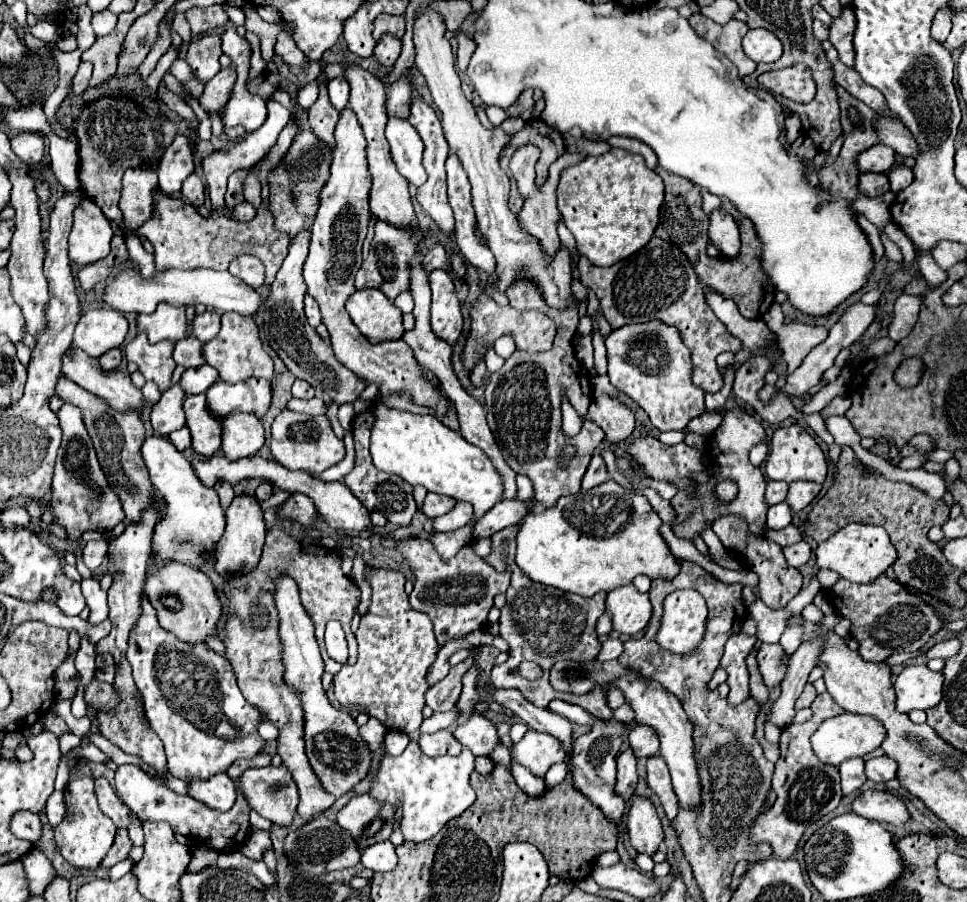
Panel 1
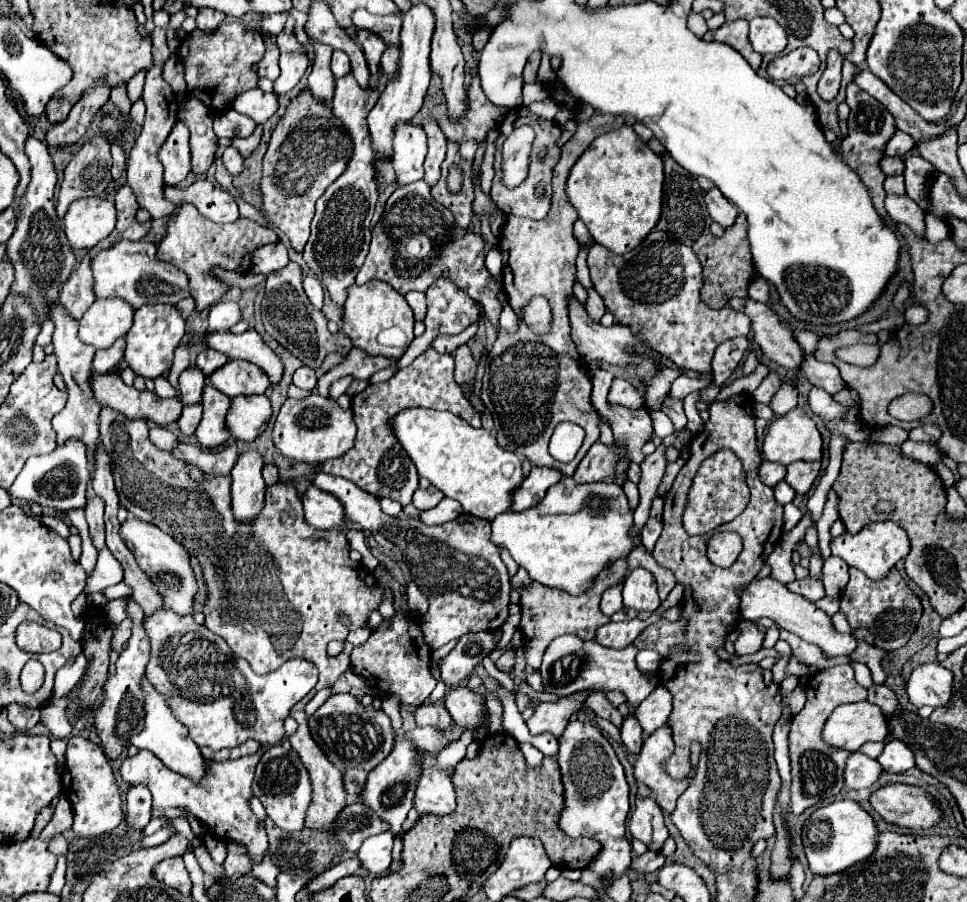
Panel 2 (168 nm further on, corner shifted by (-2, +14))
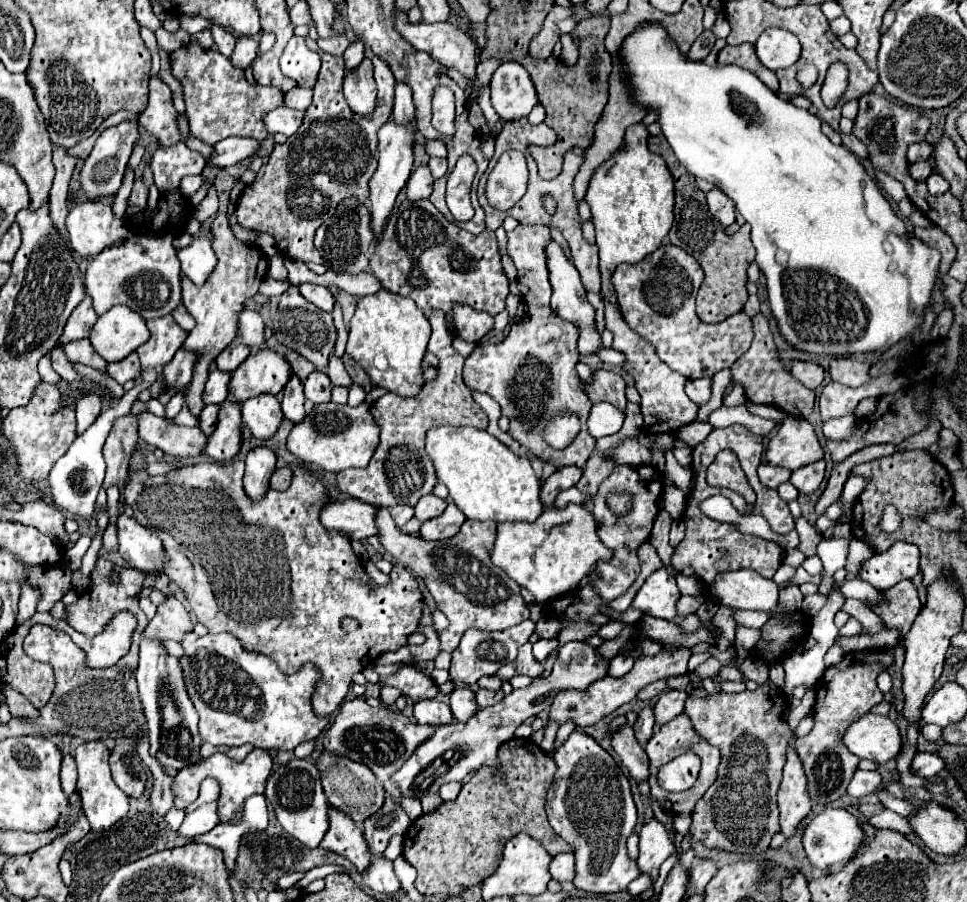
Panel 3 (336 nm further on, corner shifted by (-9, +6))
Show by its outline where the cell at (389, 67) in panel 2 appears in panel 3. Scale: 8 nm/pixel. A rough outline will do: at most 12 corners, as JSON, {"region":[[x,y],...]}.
{"region":[[396,82],[394,120],[398,124],[414,120],[412,90]]}

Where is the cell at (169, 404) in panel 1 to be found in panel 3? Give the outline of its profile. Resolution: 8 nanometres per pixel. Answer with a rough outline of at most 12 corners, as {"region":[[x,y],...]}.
{"region":[[210,372],[202,402],[228,398],[230,372]]}

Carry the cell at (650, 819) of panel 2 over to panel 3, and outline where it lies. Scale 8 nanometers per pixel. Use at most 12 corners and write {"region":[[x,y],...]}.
{"region":[[656,818],[640,830],[640,870],[656,880],[676,846]]}

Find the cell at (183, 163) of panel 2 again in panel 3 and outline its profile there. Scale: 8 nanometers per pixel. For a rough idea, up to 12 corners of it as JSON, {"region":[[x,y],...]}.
{"region":[[184,142],[160,146],[152,156],[160,194],[184,176],[202,174],[200,152]]}

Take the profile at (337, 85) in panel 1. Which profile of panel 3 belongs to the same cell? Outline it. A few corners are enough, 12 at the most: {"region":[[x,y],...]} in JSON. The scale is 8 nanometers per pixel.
{"region":[[358,40],[344,52],[346,70],[364,60],[364,44]]}

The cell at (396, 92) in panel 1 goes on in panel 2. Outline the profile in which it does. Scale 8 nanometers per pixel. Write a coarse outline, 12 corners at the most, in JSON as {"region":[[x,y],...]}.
{"region":[[433,10],[403,14],[401,68],[369,112],[375,162],[393,158],[397,122],[419,112]]}

